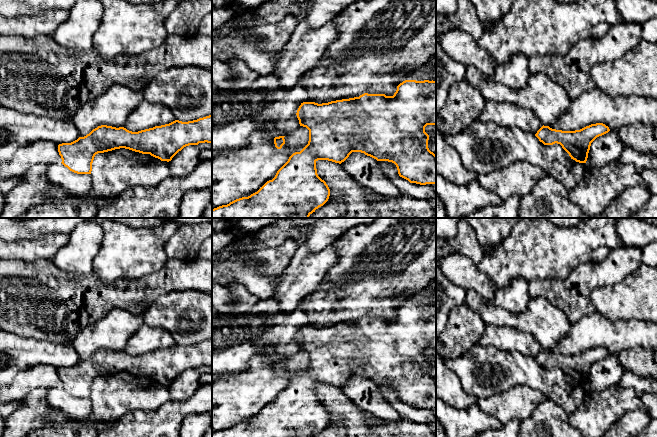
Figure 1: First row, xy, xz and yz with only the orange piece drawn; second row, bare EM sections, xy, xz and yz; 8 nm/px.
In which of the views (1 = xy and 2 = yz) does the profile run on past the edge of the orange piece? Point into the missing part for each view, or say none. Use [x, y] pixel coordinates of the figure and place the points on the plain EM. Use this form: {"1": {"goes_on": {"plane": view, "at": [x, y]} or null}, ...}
{"1": {"goes_on": null}, "2": {"goes_on": null}}

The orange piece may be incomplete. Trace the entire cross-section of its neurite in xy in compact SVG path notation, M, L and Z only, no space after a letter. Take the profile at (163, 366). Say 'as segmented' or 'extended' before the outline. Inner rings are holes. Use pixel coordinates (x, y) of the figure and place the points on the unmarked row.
as segmented; M212 338L188 346L175 344L138 356L101 349L71 367L59 368L58 376L61 387L70 395L91 398L98 377L125 372L169 386L184 371L205 366L212 367Z

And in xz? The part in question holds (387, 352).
as segmented; M405 304L397 310L397 314L393 320L364 317L359 321L336 324L322 328L315 326L303 326L299 330L296 339L300 350L306 351L309 354L308 368L300 376L293 377L289 381L288 385L277 395L275 401L272 404L267 405L257 416L248 421L236 423L227 429L214 432L212 433L212 437L313 437L316 433L323 430L328 425L330 420L330 413L328 409L317 398L316 386L318 384L328 384L341 388L352 376L364 377L377 385L388 385L394 387L397 391L399 400L408 404L410 407L420 409L436 408L436 379L428 372L429 359L425 356L425 351L427 349L436 349L436 305Z

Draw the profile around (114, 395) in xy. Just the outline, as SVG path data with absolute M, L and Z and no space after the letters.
M115 373L98 377L92 387L92 417L76 420L80 424L97 427L98 422L114 421L135 410L156 410L170 400L169 386L161 385L150 378L142 378L129 373Z

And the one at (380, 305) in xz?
M378 218L369 225L360 225L347 231L336 243L335 251L338 257L337 263L325 274L323 282L300 302L300 308L308 317L308 324L318 328L331 325L359 321L364 317L385 318L393 320L397 310L405 305L403 297L411 295L424 288L436 278L436 218Z

